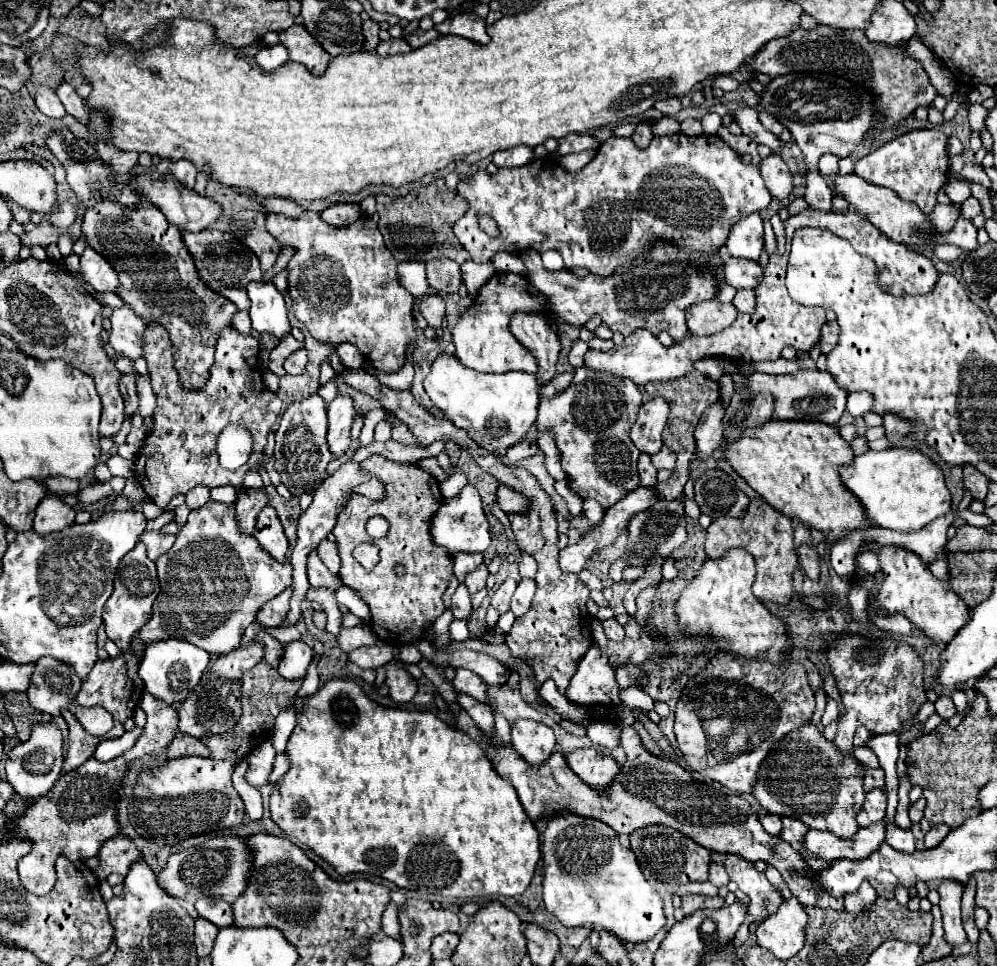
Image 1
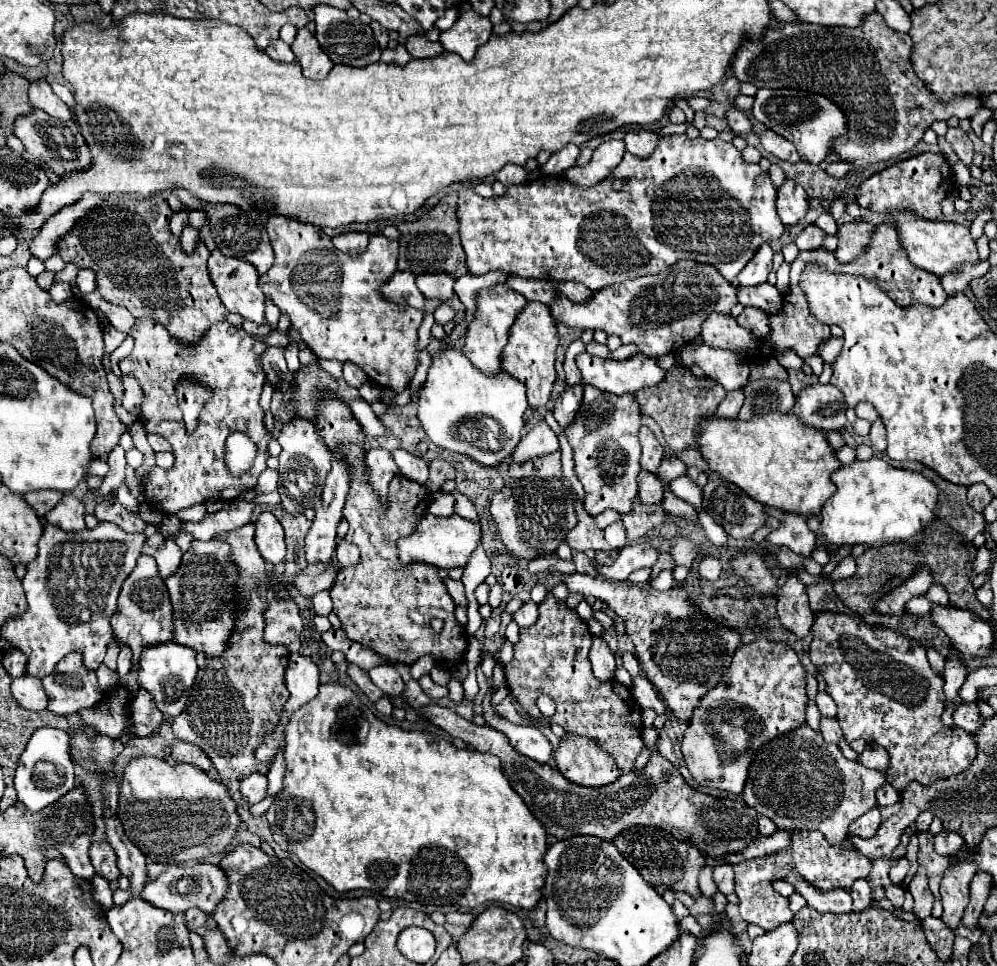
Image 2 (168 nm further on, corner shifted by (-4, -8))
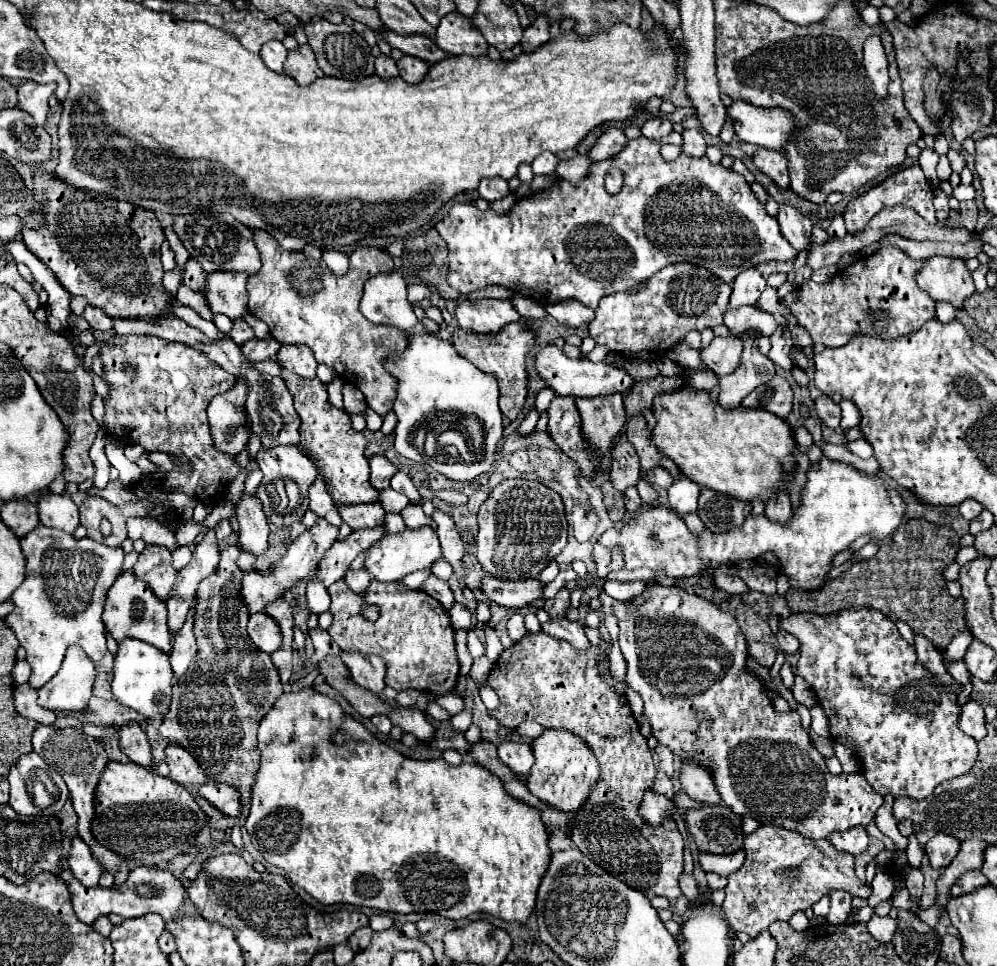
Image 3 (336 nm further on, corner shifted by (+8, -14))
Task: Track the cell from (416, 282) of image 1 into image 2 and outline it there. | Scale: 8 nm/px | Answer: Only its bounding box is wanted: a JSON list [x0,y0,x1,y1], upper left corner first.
[383,270,425,308]

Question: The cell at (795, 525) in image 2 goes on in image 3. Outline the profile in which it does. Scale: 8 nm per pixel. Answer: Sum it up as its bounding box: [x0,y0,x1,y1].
[765,490,791,522]

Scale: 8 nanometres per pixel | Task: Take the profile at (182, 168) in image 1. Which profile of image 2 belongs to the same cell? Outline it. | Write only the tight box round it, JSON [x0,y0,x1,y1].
[171,208,189,236]

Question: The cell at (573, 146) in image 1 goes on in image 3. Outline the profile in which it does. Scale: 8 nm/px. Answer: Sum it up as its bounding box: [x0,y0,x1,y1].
[531,152,557,176]

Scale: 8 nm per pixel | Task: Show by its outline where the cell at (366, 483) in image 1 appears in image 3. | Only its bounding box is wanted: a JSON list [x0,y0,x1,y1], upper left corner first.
[369,456,397,490]

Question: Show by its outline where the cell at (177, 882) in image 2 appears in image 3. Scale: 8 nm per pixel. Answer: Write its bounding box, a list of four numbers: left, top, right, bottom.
[57,864,185,926]

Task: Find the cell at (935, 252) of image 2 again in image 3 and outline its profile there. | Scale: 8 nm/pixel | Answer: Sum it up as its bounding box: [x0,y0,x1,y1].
[917,256,975,310]

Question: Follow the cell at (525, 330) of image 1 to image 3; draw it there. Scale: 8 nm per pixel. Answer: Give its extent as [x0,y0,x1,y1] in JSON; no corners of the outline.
[451,322,535,422]

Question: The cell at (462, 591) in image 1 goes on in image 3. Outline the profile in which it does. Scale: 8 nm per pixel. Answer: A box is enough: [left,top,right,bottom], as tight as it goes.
[419,574,455,610]

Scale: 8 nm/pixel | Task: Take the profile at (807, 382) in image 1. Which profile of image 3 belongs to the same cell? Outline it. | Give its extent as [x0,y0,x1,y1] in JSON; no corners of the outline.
[815,394,841,428]

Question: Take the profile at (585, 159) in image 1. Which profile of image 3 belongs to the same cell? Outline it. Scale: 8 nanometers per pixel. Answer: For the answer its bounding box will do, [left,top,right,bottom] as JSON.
[555,156,591,182]

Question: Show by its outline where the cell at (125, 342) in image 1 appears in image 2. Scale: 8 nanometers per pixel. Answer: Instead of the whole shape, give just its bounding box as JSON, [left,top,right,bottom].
[87,292,137,334]

